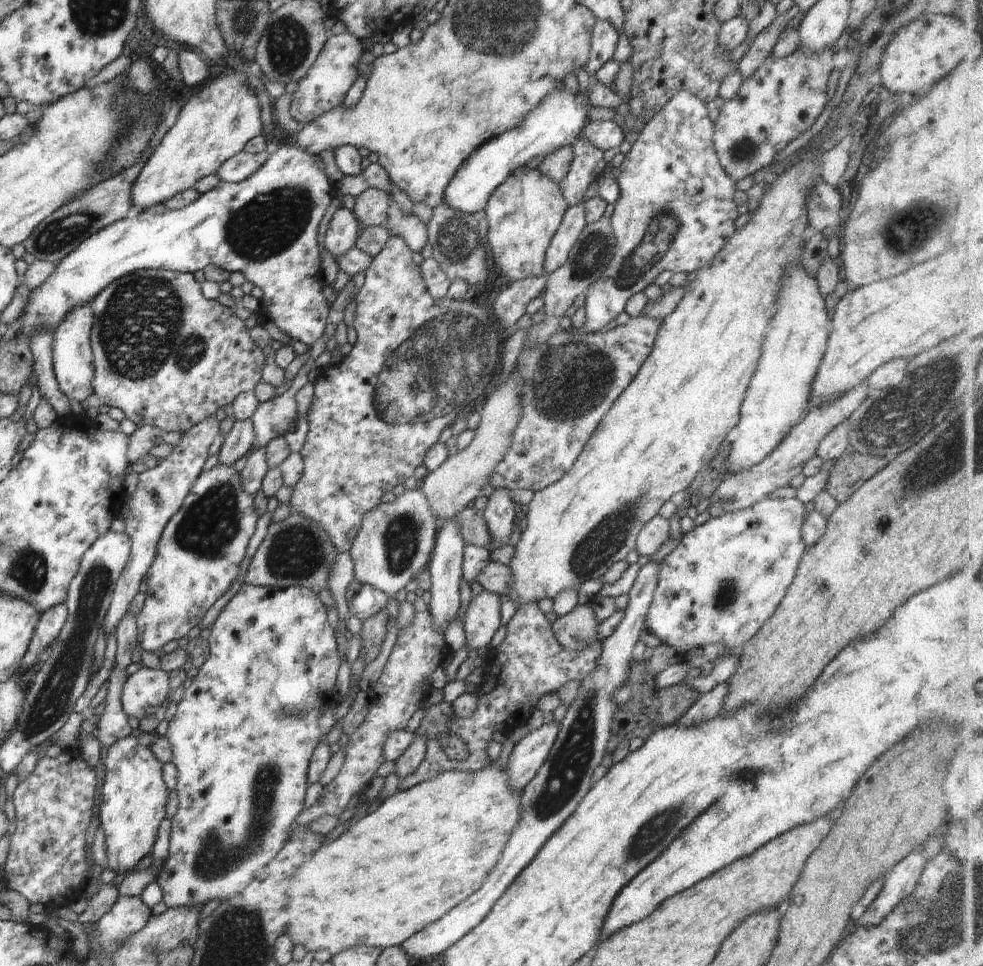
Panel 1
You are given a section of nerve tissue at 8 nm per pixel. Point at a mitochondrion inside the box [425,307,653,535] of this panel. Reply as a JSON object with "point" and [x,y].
{"point":[571,380]}

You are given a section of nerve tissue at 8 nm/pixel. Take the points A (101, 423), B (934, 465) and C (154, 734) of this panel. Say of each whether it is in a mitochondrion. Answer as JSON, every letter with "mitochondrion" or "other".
{"A":"other","B":"mitochondrion","C":"other"}

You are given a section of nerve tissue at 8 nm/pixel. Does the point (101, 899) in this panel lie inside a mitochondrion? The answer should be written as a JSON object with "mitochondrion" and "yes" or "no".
{"mitochondrion":"no"}

